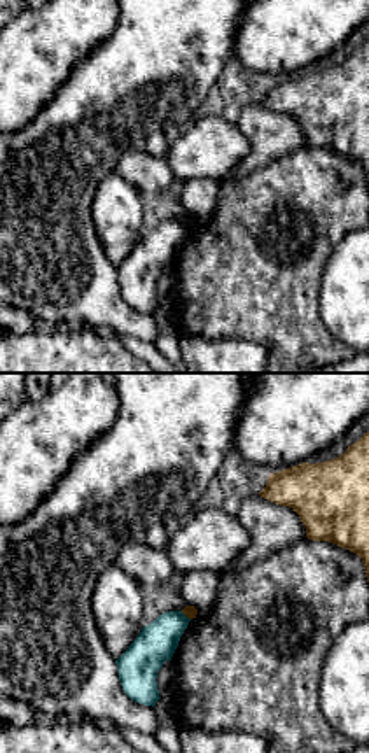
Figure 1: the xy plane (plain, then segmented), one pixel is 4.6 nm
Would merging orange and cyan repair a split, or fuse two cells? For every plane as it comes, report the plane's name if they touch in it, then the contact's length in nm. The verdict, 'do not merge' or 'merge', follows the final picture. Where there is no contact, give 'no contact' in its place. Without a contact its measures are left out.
contact in xy; length 70 nm

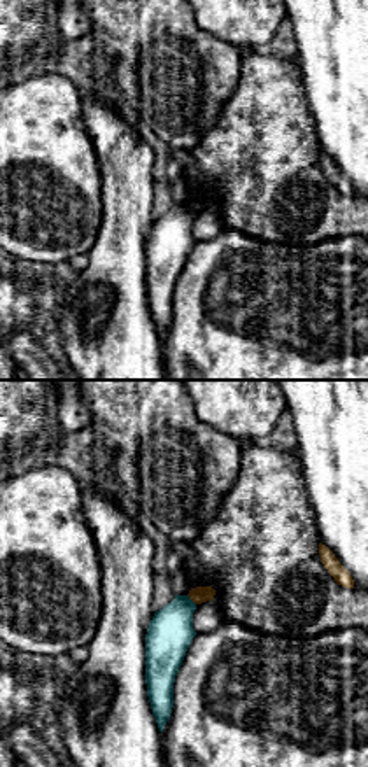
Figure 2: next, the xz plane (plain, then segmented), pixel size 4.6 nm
contact in xz; length 70 nm

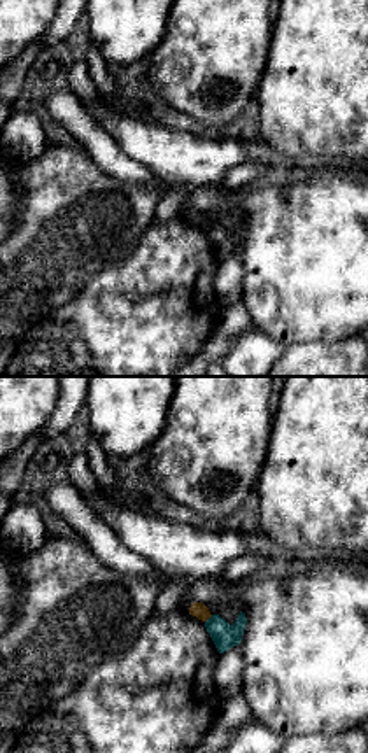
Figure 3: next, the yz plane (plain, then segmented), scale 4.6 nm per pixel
contact in yz; length 50 nm

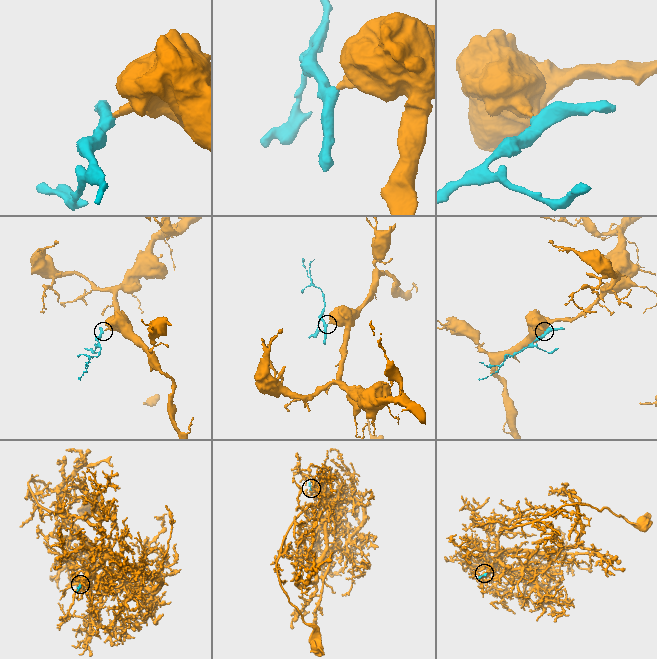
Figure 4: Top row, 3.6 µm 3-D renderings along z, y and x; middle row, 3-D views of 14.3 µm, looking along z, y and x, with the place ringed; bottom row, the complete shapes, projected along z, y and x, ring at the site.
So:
do not merge

